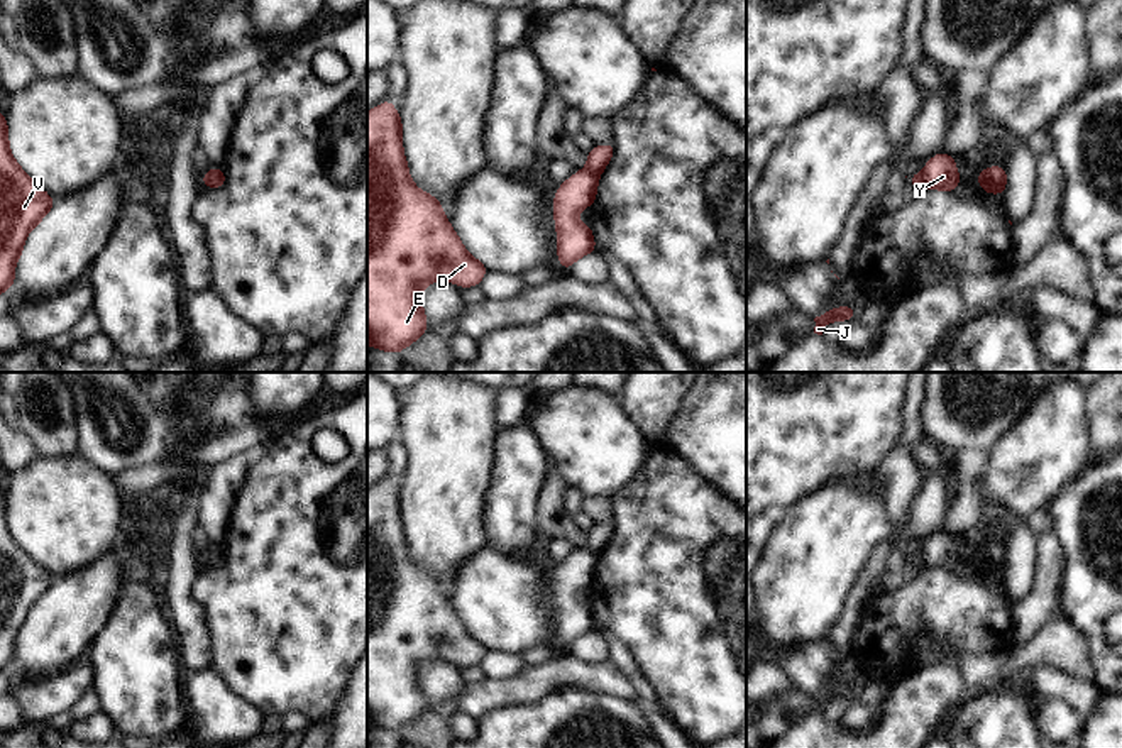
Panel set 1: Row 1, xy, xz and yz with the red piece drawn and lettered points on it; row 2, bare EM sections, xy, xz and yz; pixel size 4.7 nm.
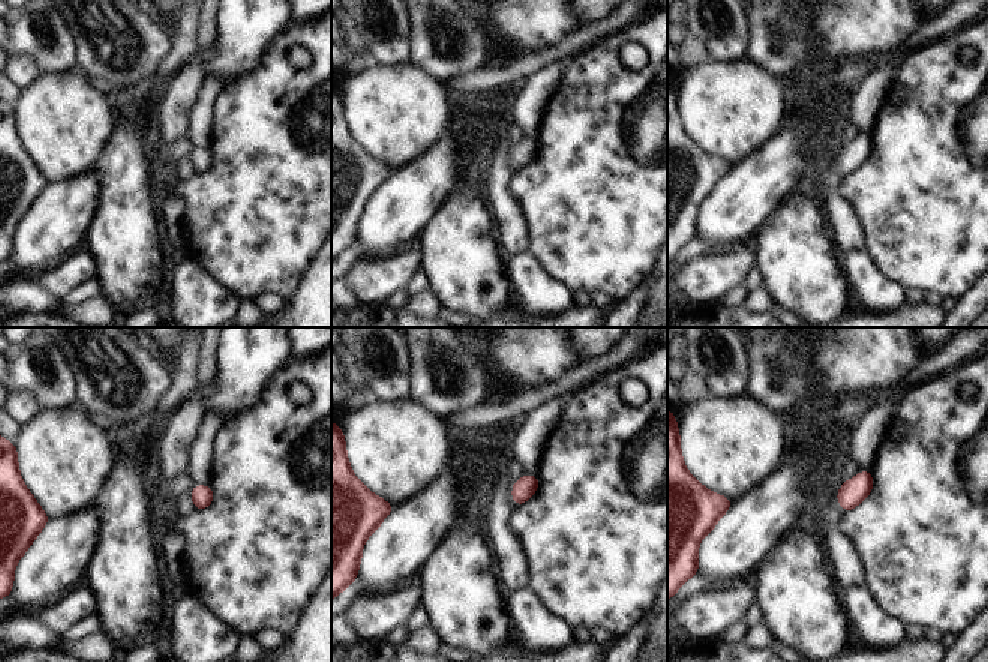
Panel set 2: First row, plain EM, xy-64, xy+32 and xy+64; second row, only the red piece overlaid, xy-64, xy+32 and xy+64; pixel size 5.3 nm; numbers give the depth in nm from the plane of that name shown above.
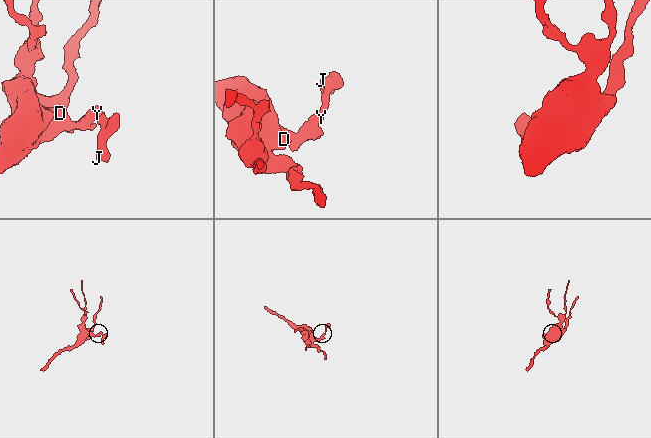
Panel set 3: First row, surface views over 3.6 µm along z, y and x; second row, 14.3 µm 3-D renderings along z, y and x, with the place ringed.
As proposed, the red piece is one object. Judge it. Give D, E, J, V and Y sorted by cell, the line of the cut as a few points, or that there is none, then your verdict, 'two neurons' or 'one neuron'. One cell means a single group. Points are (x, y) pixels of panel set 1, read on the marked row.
D E V Y / J | xz (586, 168), (599, 175) | two neurons

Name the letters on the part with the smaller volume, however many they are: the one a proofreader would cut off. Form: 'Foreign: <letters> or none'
Foreign: J

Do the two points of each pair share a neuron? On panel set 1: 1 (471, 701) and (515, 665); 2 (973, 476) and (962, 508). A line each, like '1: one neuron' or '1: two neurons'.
1: two neurons
2: one neuron

